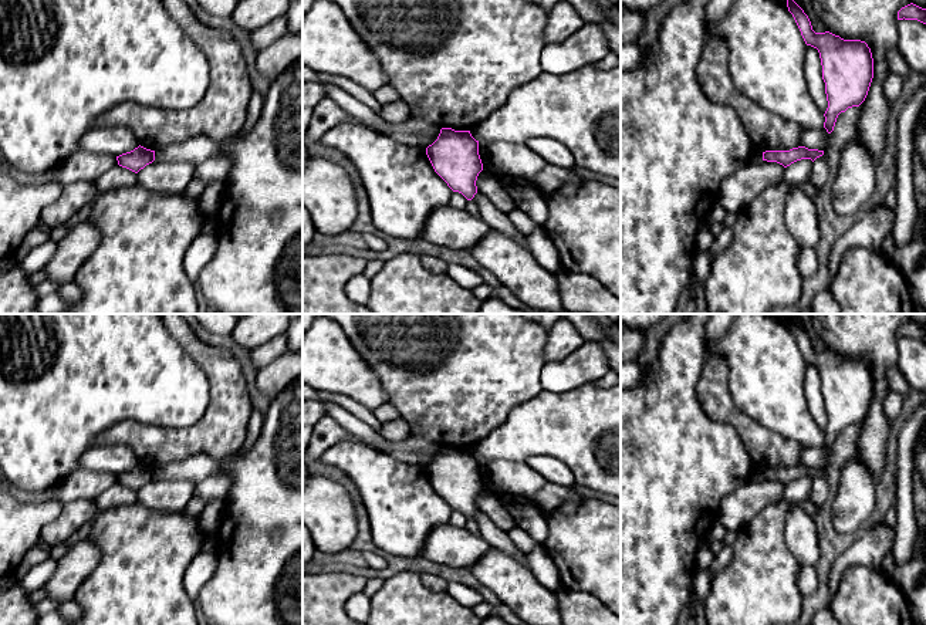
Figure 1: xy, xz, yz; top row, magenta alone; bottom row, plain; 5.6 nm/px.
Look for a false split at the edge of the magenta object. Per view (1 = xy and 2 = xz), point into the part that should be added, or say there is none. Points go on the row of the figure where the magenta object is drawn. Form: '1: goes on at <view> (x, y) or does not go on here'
1: does not go on here
2: does not go on here

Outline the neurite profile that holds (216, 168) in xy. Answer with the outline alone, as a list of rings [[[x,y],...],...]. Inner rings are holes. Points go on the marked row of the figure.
[[[214,156],[200,163],[195,169],[193,178],[210,182],[210,180],[222,180],[229,175],[232,166],[232,161],[227,156]]]

